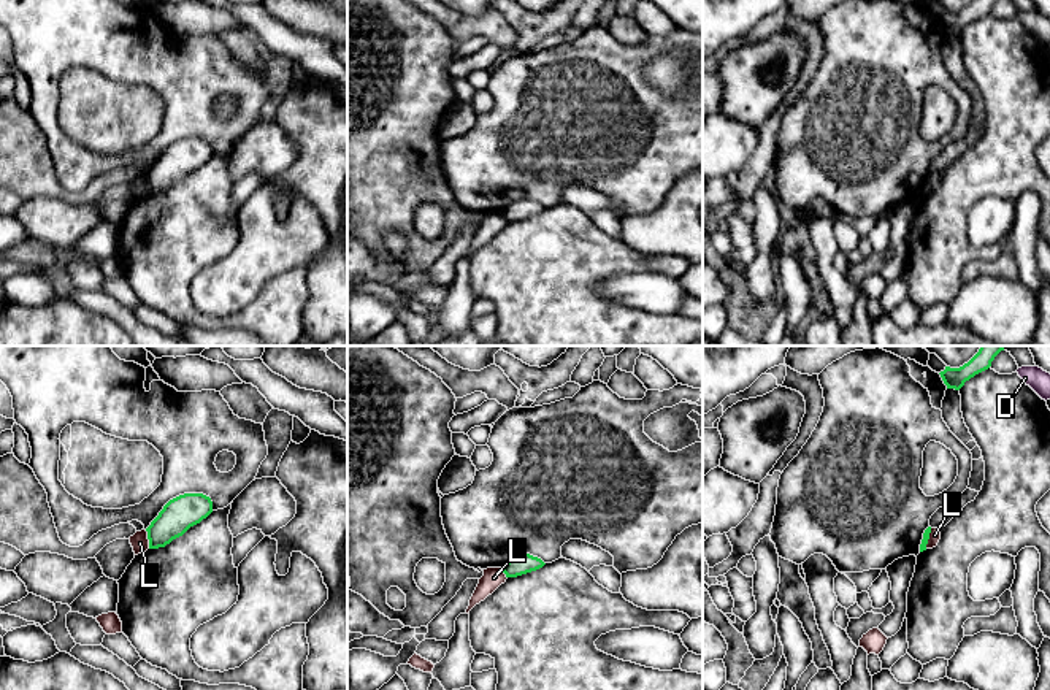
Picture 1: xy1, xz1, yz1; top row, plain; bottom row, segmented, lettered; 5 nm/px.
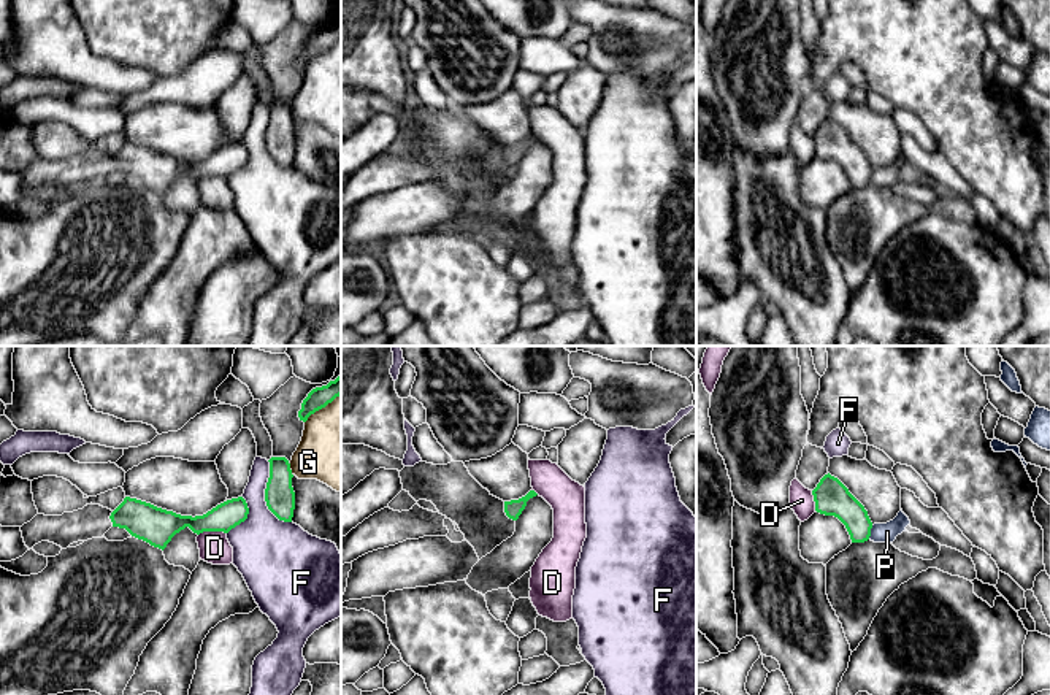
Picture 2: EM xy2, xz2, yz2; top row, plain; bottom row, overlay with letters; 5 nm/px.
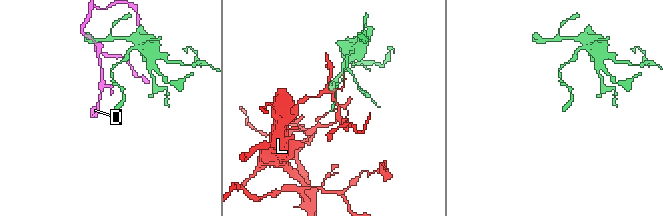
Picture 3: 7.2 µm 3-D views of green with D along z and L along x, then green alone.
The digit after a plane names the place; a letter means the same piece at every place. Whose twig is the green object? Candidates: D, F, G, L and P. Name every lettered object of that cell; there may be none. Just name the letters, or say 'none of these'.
none of these

